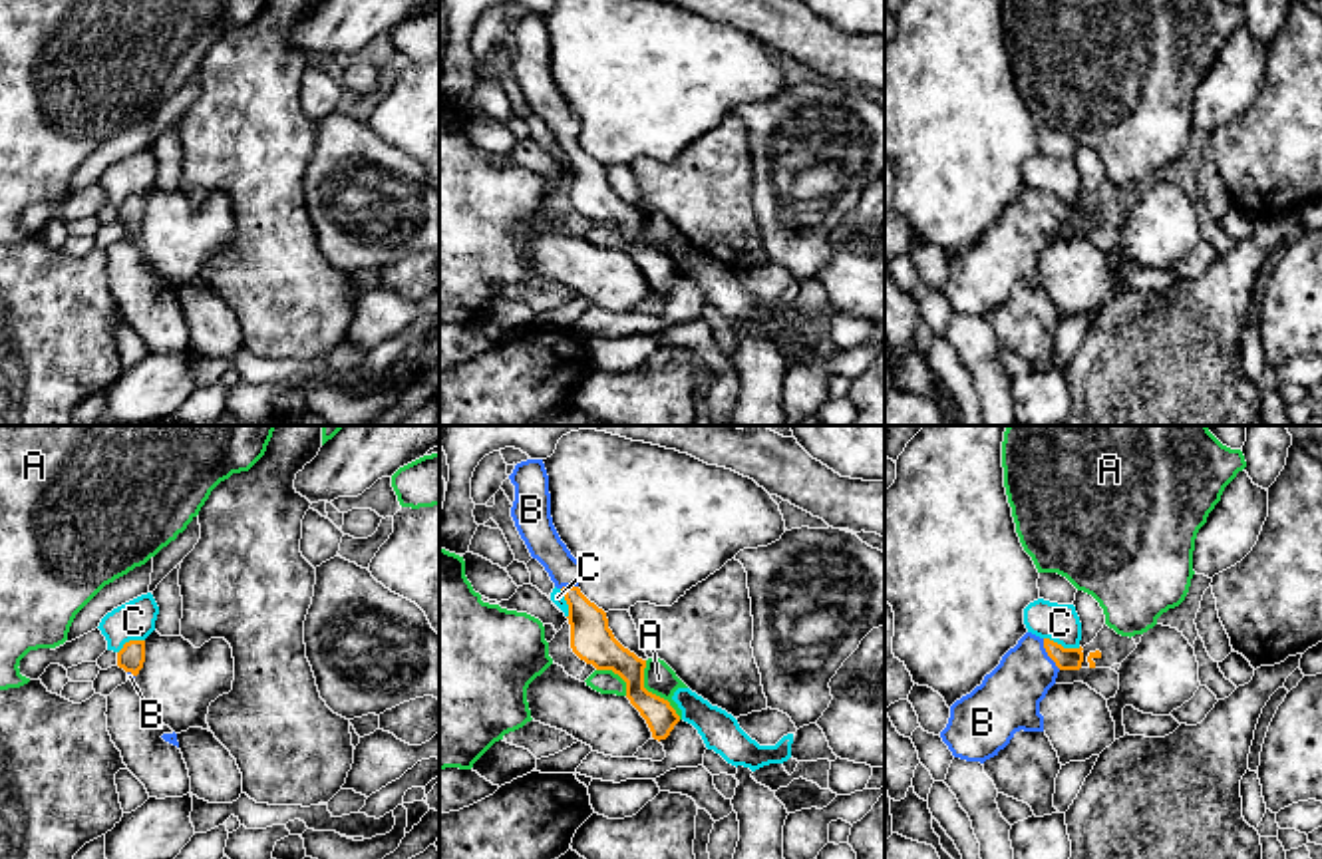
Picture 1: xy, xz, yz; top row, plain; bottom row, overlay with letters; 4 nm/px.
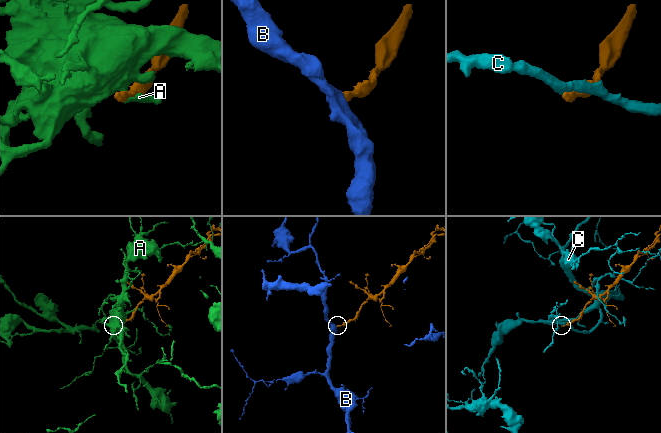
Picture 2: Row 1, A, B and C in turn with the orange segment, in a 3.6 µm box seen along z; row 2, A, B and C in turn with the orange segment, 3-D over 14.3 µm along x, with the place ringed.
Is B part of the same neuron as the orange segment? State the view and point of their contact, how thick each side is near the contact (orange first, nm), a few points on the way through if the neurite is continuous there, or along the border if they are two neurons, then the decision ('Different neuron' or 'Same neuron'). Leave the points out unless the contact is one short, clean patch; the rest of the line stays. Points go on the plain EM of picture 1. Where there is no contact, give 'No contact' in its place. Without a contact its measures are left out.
Touches orange at yz (1048, 209). Thickness 100 nm (orange) against 260 nm. Path across: yz (1066, 213), (1048, 209), (1008, 253). Same neuron

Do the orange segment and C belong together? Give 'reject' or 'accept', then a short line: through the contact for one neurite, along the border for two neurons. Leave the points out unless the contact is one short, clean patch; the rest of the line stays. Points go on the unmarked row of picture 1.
reject

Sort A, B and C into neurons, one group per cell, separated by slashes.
A / B / C

